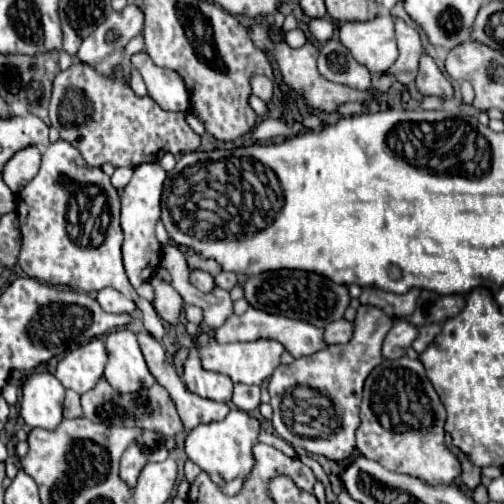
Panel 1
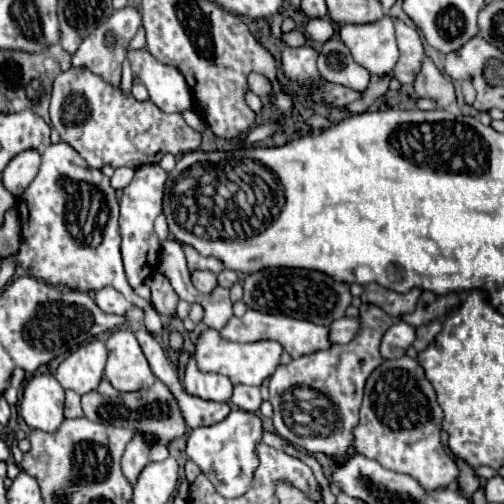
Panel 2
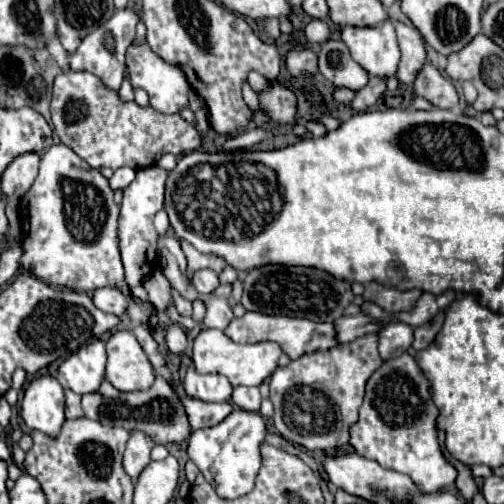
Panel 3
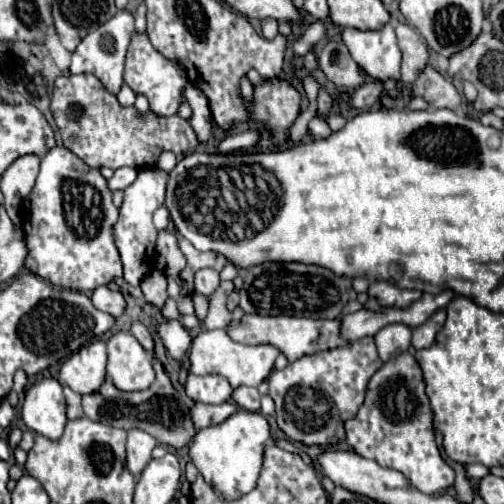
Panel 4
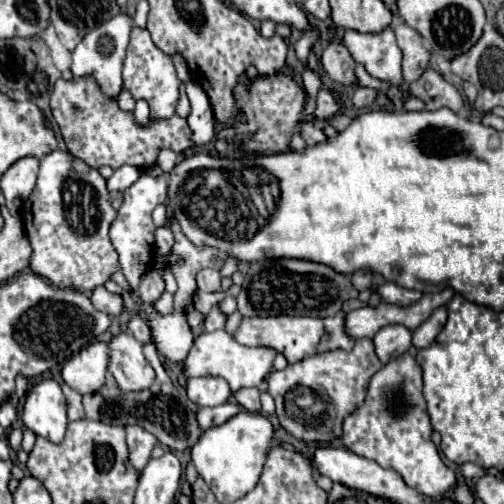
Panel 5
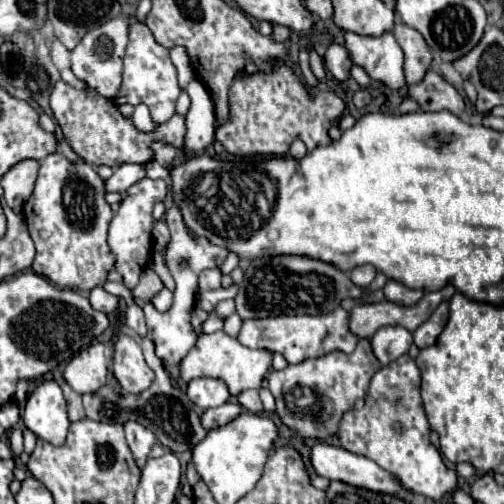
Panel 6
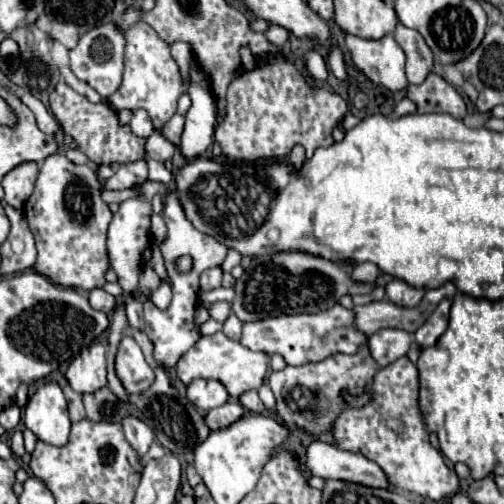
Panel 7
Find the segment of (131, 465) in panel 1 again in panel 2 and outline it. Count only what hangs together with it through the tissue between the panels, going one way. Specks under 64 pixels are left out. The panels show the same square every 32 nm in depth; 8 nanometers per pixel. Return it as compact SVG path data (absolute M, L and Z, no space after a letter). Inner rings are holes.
M142 434L134 436L134 440L128 444L124 456L122 456L122 474L130 484L136 484L138 474L142 472L142 468L150 462L148 460L148 452L150 452L152 444L146 442L142 438Z

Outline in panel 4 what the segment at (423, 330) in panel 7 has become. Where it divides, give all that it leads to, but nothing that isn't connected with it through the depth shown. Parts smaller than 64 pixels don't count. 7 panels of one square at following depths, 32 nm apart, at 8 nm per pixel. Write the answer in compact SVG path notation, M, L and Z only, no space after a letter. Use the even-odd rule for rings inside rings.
M438 310L428 322L424 322L424 324L418 326L418 328L414 328L412 346L414 346L416 350L428 348L428 346L436 340L436 334L438 334L438 330L444 326L444 320L446 320L446 312L444 312L444 310Z

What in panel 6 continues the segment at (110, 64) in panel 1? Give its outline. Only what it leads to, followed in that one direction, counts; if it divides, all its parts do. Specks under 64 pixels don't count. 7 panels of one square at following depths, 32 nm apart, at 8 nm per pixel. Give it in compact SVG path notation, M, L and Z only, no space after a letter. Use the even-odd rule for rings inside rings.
M118 16L106 24L90 30L80 40L80 44L72 50L72 72L76 74L76 78L90 84L106 98L114 98L120 92L122 60L124 60L124 50L128 44L128 28L130 28L130 20L126 16Z

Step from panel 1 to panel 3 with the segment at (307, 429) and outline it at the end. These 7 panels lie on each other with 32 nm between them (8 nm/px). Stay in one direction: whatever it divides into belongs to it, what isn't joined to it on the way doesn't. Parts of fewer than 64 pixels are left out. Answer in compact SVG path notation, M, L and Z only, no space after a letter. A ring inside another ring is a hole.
M364 302L360 310L370 316L372 322L380 324L376 332L364 334L350 344L338 344L324 352L300 356L288 366L276 368L270 376L274 426L288 442L306 450L322 450L326 454L336 454L350 442L350 426L358 422L358 408L364 398L366 380L384 362L378 354L378 334L392 322L378 304Z

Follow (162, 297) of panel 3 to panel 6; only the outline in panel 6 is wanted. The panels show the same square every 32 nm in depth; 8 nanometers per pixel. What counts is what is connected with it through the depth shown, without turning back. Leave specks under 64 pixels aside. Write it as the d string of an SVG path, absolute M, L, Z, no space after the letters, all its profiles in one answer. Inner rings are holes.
M146 268L140 276L140 284L134 288L134 296L140 298L142 302L150 302L162 288L164 288L164 284L162 284L160 276L152 268Z

